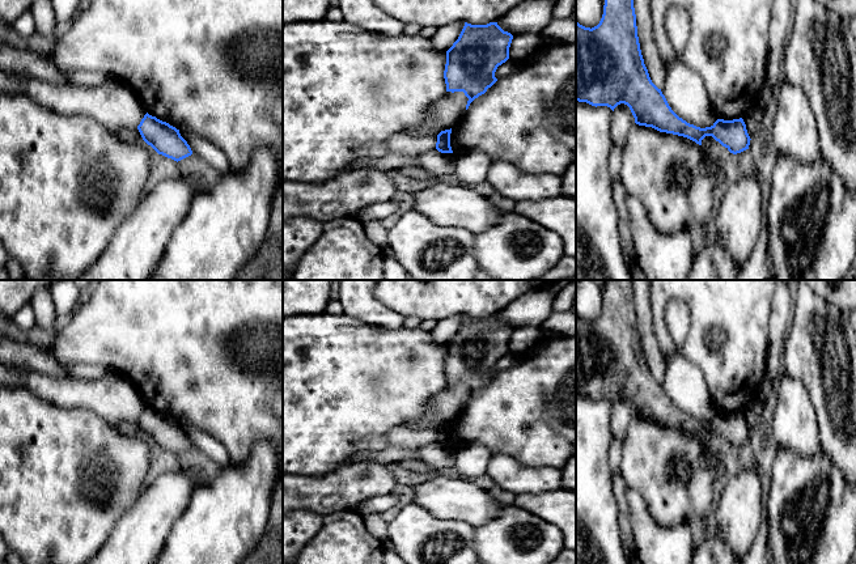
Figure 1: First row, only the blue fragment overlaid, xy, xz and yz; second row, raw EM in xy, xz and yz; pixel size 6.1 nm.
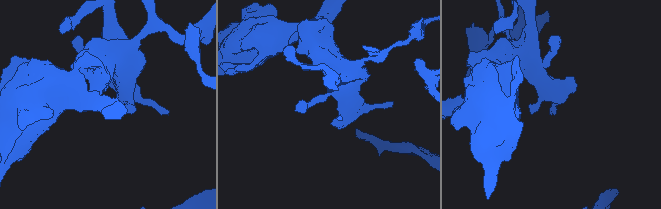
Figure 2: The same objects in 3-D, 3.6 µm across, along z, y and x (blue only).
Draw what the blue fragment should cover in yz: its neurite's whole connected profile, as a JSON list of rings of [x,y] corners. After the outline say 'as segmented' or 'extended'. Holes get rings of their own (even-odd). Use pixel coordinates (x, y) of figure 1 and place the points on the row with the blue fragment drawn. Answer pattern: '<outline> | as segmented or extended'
[[[605,0],[603,14],[594,27],[585,27],[576,21],[576,101],[592,106],[614,109],[624,103],[630,107],[635,123],[660,132],[687,137],[702,145],[705,136],[712,136],[730,153],[749,149],[750,140],[758,137],[763,124],[763,113],[753,107],[742,119],[717,119],[711,127],[700,128],[679,118],[669,106],[661,89],[651,80],[640,50],[633,0]]] | extended

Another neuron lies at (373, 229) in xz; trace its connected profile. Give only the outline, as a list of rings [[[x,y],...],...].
[[[372,220],[363,224],[366,237],[377,246],[387,245],[387,229],[385,229],[380,220]]]

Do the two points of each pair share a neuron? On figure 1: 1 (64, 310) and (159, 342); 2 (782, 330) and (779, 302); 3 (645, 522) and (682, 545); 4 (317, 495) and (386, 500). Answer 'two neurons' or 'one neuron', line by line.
1: two neurons
2: one neuron
3: one neuron
4: two neurons

